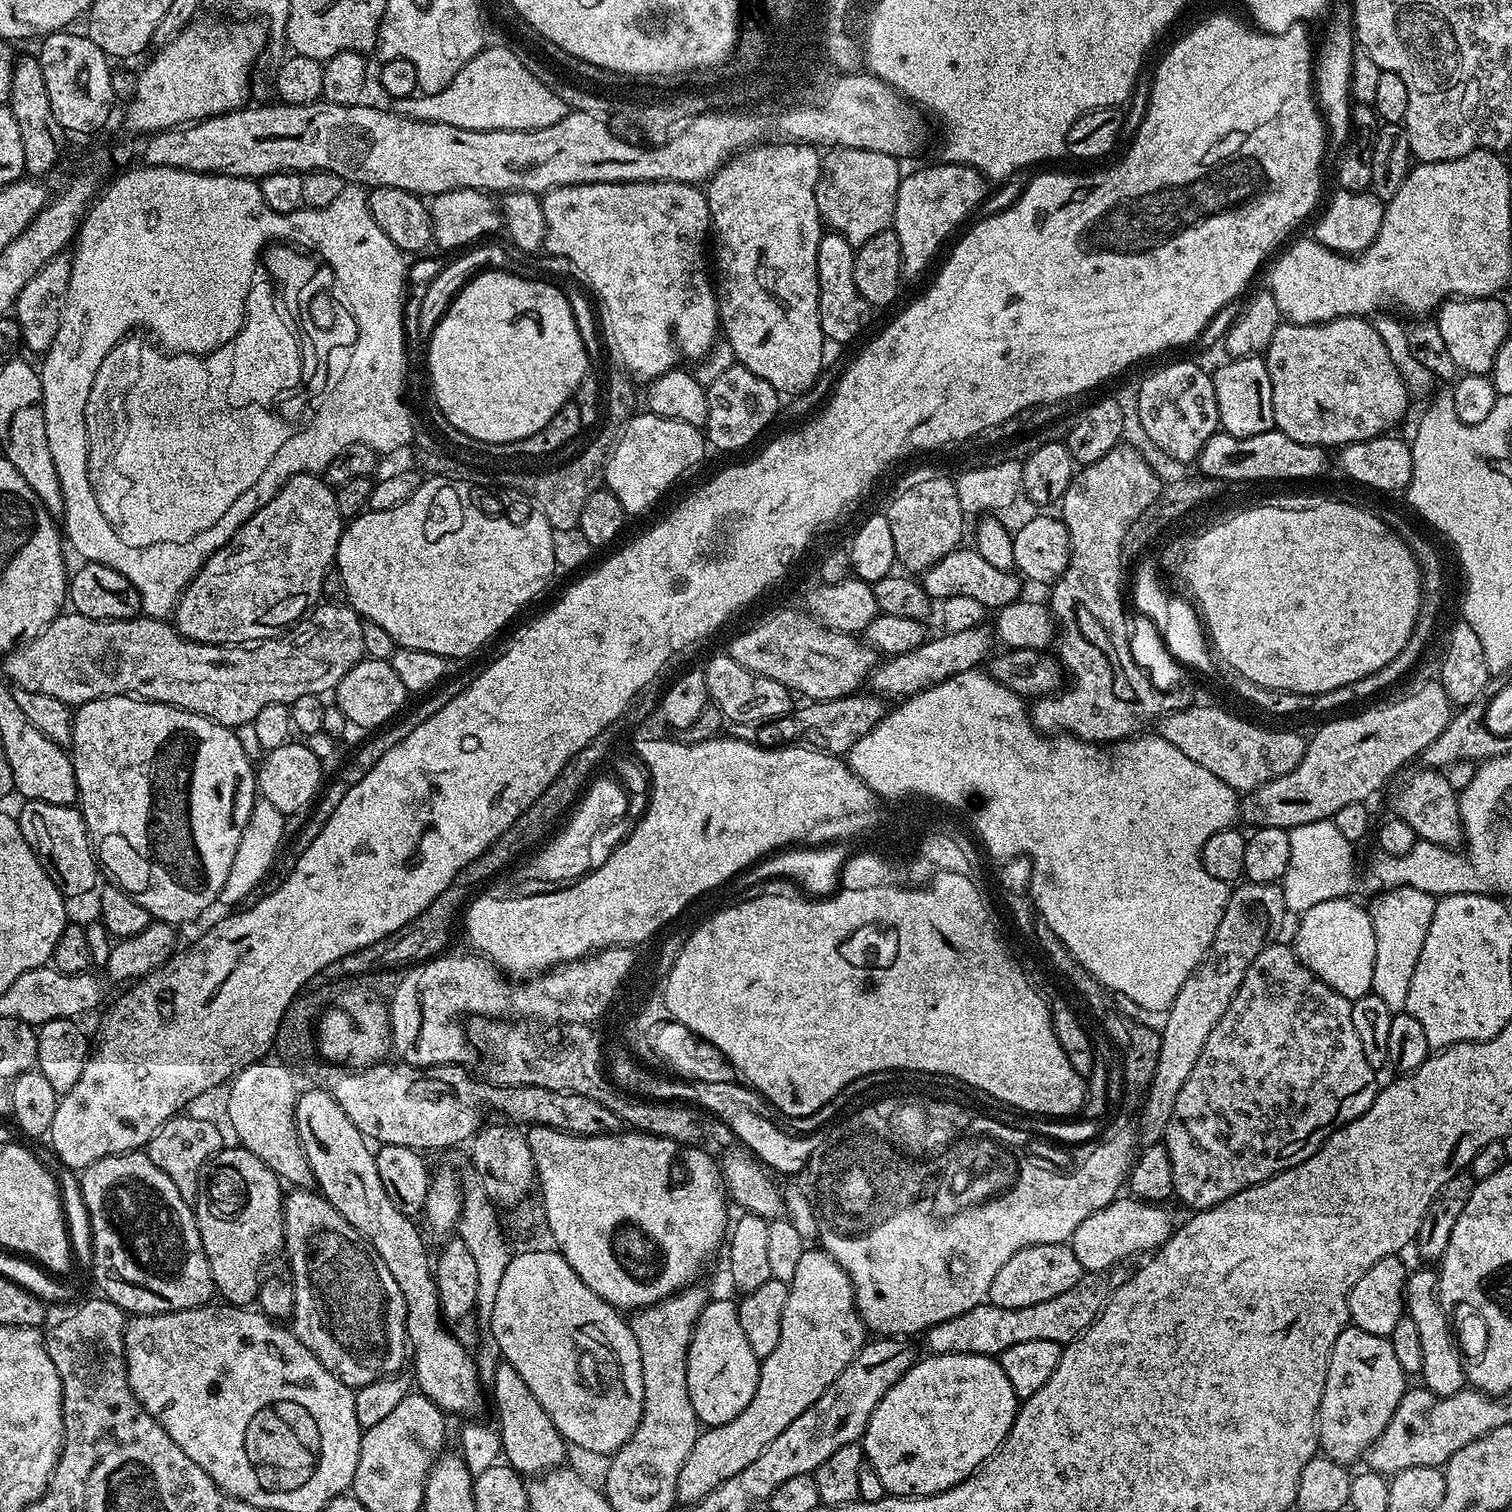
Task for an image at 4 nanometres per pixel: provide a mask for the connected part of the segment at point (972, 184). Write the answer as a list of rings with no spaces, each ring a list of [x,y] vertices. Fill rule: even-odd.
[[[939,163],[907,173],[898,186],[891,227],[898,234],[905,277],[918,275],[931,262],[940,243],[983,202],[990,187],[982,173],[970,166]]]

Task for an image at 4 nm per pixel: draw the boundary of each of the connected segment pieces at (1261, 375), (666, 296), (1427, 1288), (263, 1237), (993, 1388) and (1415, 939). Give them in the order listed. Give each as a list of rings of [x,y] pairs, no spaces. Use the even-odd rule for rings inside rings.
[[[1242,356],[1227,361],[1211,373],[1214,398],[1218,402],[1220,428],[1238,438],[1266,434],[1276,428],[1274,402],[1270,390],[1270,374],[1260,356]]]
[[[673,180],[571,184],[543,193],[542,203],[548,227],[544,248],[569,260],[592,287],[603,335],[607,343],[612,343],[625,372],[637,381],[650,382],[677,367],[683,356],[693,362],[708,356],[718,340],[720,309],[716,306],[714,280],[711,275],[708,277],[708,264],[704,261],[704,243],[710,240],[712,215],[707,195],[697,185]]]
[[[1420,1267],[1424,1268],[1417,1272],[1409,1271],[1408,1278],[1404,1281],[1406,1315],[1414,1318],[1422,1346],[1422,1370],[1418,1376],[1419,1379],[1424,1379],[1421,1380],[1423,1387],[1429,1388],[1435,1396],[1458,1394],[1466,1386],[1464,1358],[1460,1355],[1460,1346],[1456,1342],[1449,1313],[1440,1305],[1437,1273],[1428,1269],[1431,1267]]]
[[[225,1146],[204,1163],[196,1191],[194,1211],[198,1234],[210,1262],[217,1293],[227,1303],[248,1306],[257,1299],[260,1282],[265,1275],[264,1260],[272,1260],[285,1251],[284,1246],[284,1197],[285,1189],[279,1176],[250,1150],[239,1146]]]
[[[978,1354],[925,1357],[878,1402],[862,1437],[867,1463],[882,1478],[885,1493],[894,1496],[933,1496],[960,1484],[998,1451],[1016,1417],[1018,1397],[999,1359]]]
[[[1390,888],[1371,897],[1372,904],[1367,905],[1374,926],[1374,982],[1372,992],[1394,1010],[1403,1010],[1406,1006],[1406,994],[1410,990],[1410,978],[1414,978],[1414,966],[1418,966],[1418,954],[1422,954],[1422,942],[1426,942],[1426,930],[1430,930],[1430,918],[1434,918],[1434,906],[1437,897],[1413,888]]]

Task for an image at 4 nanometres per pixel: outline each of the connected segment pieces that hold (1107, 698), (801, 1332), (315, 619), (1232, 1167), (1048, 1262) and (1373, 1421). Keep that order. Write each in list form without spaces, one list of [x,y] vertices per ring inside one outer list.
[[[1121,442],[1098,458],[1098,462],[1081,467],[1064,491],[1058,512],[1070,534],[1070,562],[1051,585],[1050,611],[1058,629],[1054,648],[1057,648],[1055,651],[1070,683],[1053,695],[1039,697],[1033,703],[1036,705],[1031,705],[1032,727],[1037,732],[1077,736],[1091,744],[1115,744],[1117,740],[1137,735],[1145,727],[1142,718],[1138,718],[1140,714],[1132,712],[1128,700],[1120,694],[1122,688],[1118,684],[1130,684],[1132,680],[1114,680],[1107,667],[1106,678],[1102,680],[1098,672],[1104,670],[1094,670],[1098,664],[1090,664],[1102,660],[1098,658],[1098,650],[1086,642],[1086,614],[1090,616],[1088,602],[1116,600],[1122,595],[1120,579],[1124,572],[1120,569],[1120,562],[1123,538],[1146,506],[1160,498],[1161,489],[1162,480],[1156,477],[1147,458],[1127,442]]]
[[[819,1246],[809,1247],[803,1254],[796,1267],[794,1278],[788,1284],[788,1293],[786,1294],[786,1310],[782,1310],[782,1334],[778,1338],[778,1346],[774,1346],[774,1351],[768,1356],[763,1357],[760,1362],[760,1377],[758,1386],[754,1390],[754,1398],[750,1398],[750,1403],[738,1418],[730,1418],[730,1422],[725,1424],[714,1424],[705,1427],[697,1436],[694,1447],[690,1449],[690,1454],[686,1454],[686,1462],[682,1462],[682,1470],[678,1474],[678,1486],[676,1487],[676,1499],[682,1505],[691,1506],[697,1504],[710,1490],[722,1486],[734,1474],[746,1470],[750,1462],[798,1418],[850,1366],[850,1362],[859,1352],[864,1349],[866,1343],[866,1329],[864,1320],[856,1308],[856,1297],[852,1295],[852,1283],[842,1266],[834,1262],[834,1258],[823,1248]]]
[[[321,602],[315,605],[307,614],[301,616],[287,630],[281,631],[279,634],[269,635],[272,636],[269,640],[264,638],[251,646],[233,646],[230,644],[203,644],[202,642],[188,640],[180,635],[168,620],[153,620],[151,616],[143,614],[131,620],[91,620],[82,614],[68,610],[57,616],[54,622],[47,624],[33,640],[13,648],[7,656],[3,657],[2,664],[4,664],[5,672],[3,672],[3,675],[17,688],[34,690],[34,694],[50,694],[50,698],[58,698],[69,706],[79,706],[91,700],[101,700],[104,696],[123,696],[127,694],[141,700],[153,700],[156,704],[173,704],[175,708],[184,708],[188,712],[205,716],[208,720],[213,720],[222,726],[235,730],[242,724],[252,723],[255,715],[260,710],[265,709],[266,706],[271,706],[275,703],[290,706],[298,698],[306,698],[307,696],[323,697],[325,695],[324,692],[331,693],[336,689],[338,682],[342,682],[342,678],[346,678],[346,674],[351,668],[358,661],[365,659],[364,647],[362,646],[363,625],[364,620],[362,617],[348,604]]]
[[[1269,943],[1250,963],[1238,986],[1233,1000],[1226,1007],[1221,1020],[1217,1022],[1210,1038],[1202,1046],[1202,1054],[1198,1054],[1198,1062],[1194,1062],[1194,1070],[1190,1070],[1190,1078],[1178,1090],[1178,1102],[1174,1102],[1174,1114],[1170,1114],[1170,1122],[1164,1128],[1162,1143],[1170,1154],[1170,1170],[1174,1170],[1174,1196],[1188,1207],[1188,1210],[1213,1208],[1218,1202],[1226,1202],[1226,1198],[1234,1198],[1242,1190],[1255,1184],[1266,1182],[1272,1176],[1282,1174],[1310,1158],[1334,1134],[1351,1120],[1357,1120],[1372,1105],[1378,1091],[1376,1084],[1377,1069],[1366,1062],[1366,1054],[1362,1054],[1362,1042],[1354,1030],[1352,1017],[1352,1001],[1338,994],[1326,982],[1319,980],[1307,966],[1296,957],[1295,951],[1284,944]]]
[[[1071,1243],[1026,1246],[1018,1250],[1014,1258],[1009,1258],[1003,1264],[1002,1270],[998,1270],[998,1274],[994,1274],[987,1303],[1003,1308],[1038,1306],[1038,1302],[1050,1302],[1050,1298],[1058,1298],[1058,1294],[1070,1290],[1070,1286],[1075,1286],[1078,1278],[1083,1275],[1084,1268],[1078,1262],[1078,1258],[1074,1258]]]
[[[1355,1326],[1344,1328],[1332,1347],[1326,1370],[1326,1386],[1322,1390],[1322,1402],[1316,1419],[1319,1451],[1345,1466],[1352,1466],[1359,1456],[1361,1459],[1383,1434],[1386,1426],[1390,1426],[1390,1418],[1394,1418],[1394,1410],[1398,1410],[1398,1402],[1402,1402],[1406,1391],[1404,1380],[1406,1373],[1394,1355],[1394,1346],[1389,1337],[1370,1334]]]

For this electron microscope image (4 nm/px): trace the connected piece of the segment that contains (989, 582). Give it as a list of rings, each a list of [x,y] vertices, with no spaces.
[[[972,546],[955,548],[953,552],[946,554],[946,558],[934,562],[934,566],[922,573],[922,585],[933,601],[939,602],[962,594],[965,598],[982,602],[986,610],[999,610],[1002,606],[1021,599],[1020,584],[1022,585],[1021,577],[1015,571],[998,570],[998,566],[990,566],[990,562],[986,562],[986,558],[982,558],[982,554],[978,554]]]

